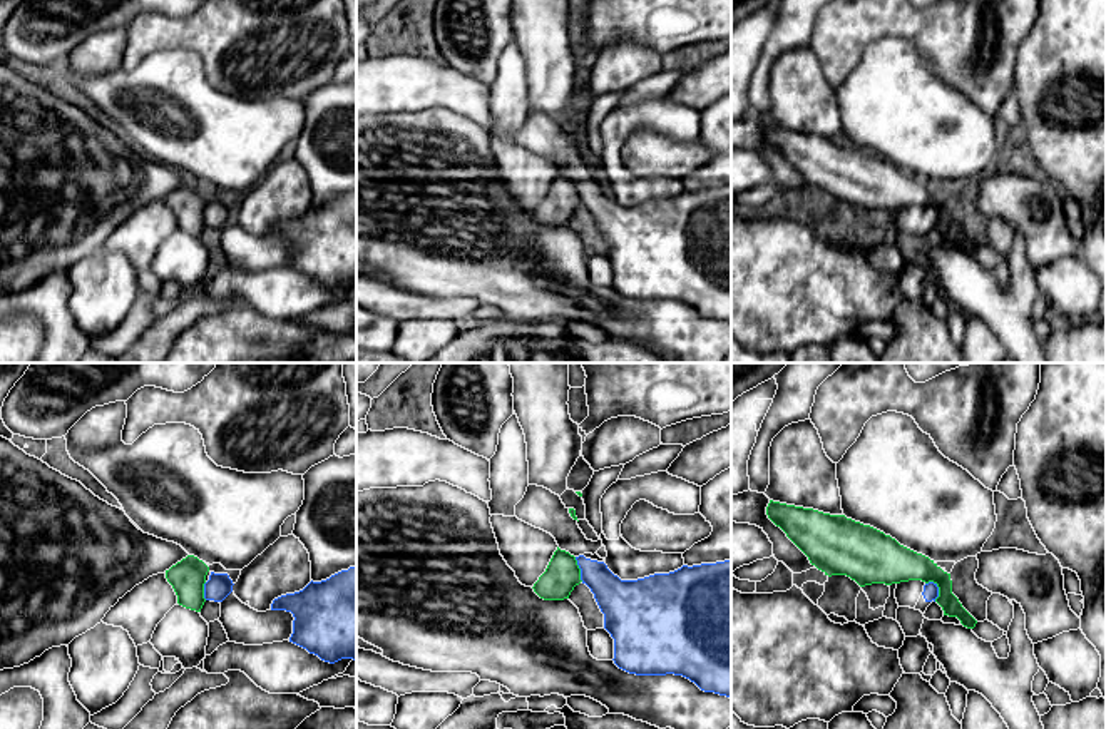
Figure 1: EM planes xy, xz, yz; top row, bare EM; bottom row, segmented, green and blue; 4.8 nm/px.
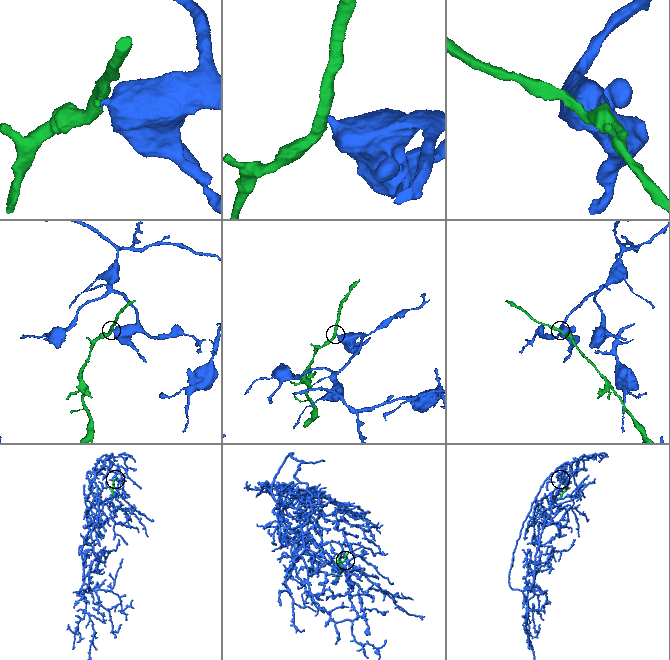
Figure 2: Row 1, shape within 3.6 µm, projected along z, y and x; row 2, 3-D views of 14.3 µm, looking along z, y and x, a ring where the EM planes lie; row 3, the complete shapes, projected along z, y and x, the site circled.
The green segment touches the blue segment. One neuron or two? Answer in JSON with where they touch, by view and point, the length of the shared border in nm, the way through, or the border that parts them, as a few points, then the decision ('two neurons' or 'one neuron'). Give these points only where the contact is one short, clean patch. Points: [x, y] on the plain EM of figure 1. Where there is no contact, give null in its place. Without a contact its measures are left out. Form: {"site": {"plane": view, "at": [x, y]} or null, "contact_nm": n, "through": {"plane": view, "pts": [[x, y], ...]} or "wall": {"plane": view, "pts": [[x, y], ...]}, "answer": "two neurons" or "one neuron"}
{"site": {"plane": "yz", "at": [939, 216]}, "contact_nm": 110, "wall": {"plane": "yz", "pts": [[929, 206], [937, 213], [936, 226]]}, "answer": "two neurons"}

